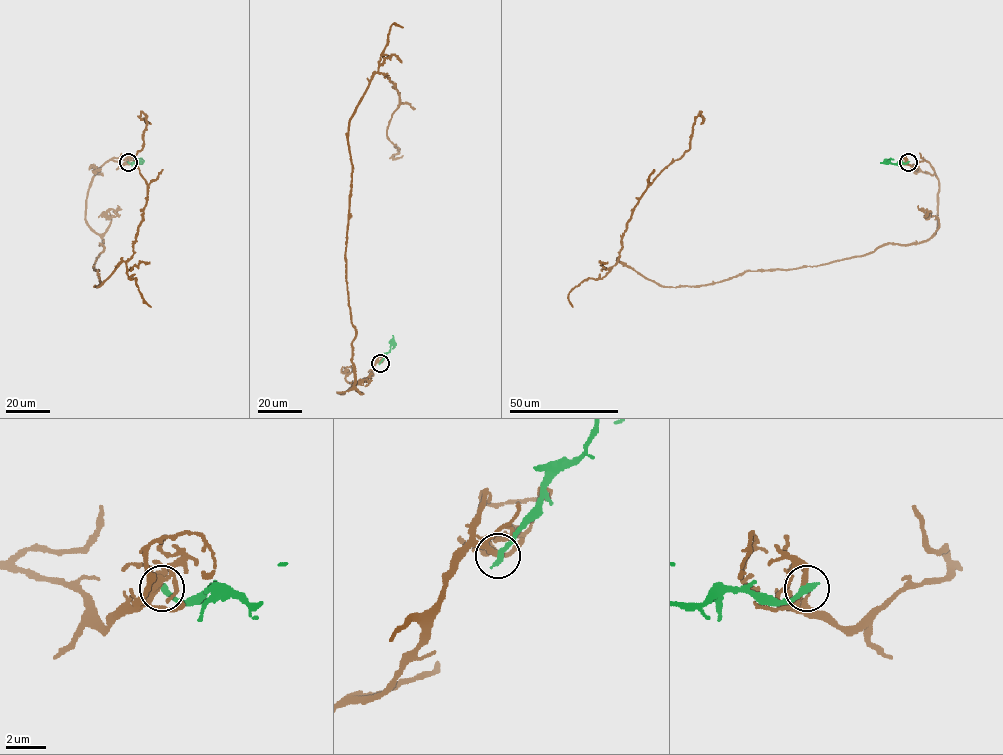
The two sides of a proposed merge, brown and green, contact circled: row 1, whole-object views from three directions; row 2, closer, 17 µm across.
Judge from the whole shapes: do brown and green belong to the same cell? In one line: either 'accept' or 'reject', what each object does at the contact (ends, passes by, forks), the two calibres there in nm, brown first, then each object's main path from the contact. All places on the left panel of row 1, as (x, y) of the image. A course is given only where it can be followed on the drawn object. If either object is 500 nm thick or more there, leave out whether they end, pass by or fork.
reject; brown forks there; green ends there; 240 nm thick on the brown side, 340 nm on the other; brown runs (127, 162), (107, 160), (87, 193), (97, 287), (132, 254), (142, 112), (151, 124); green runs (127, 162), (138, 163), (140, 159)

